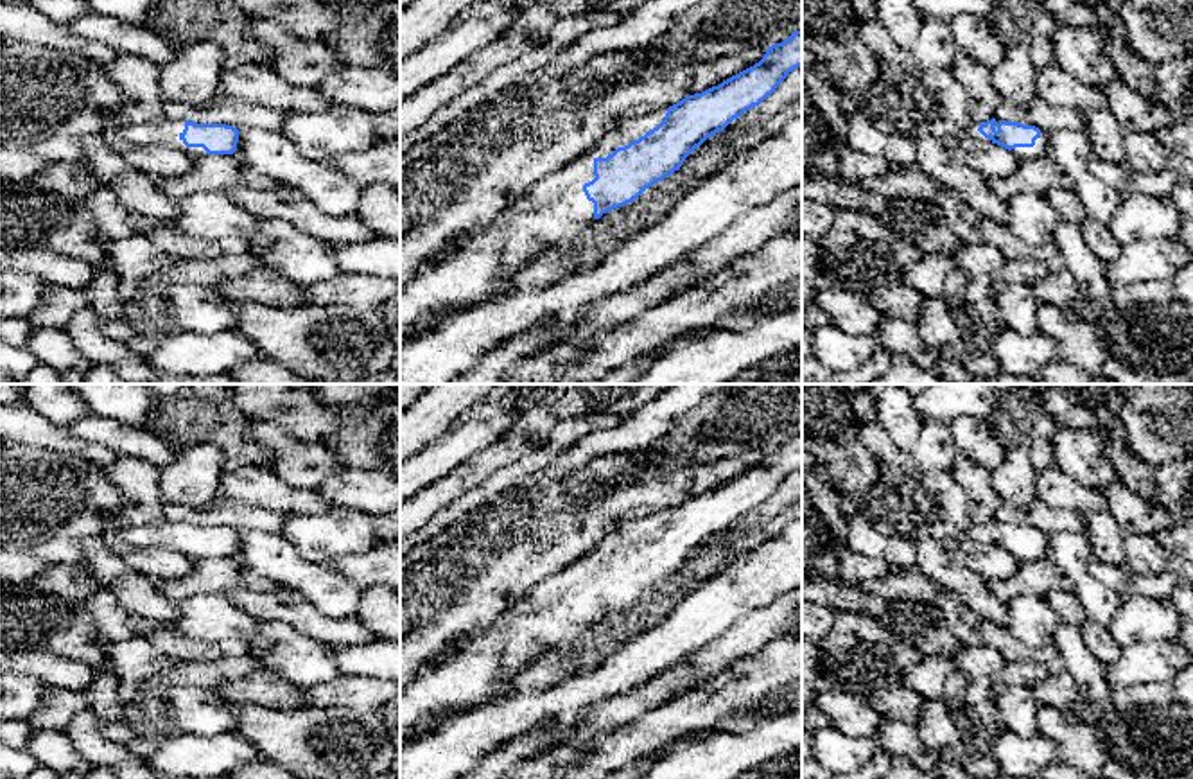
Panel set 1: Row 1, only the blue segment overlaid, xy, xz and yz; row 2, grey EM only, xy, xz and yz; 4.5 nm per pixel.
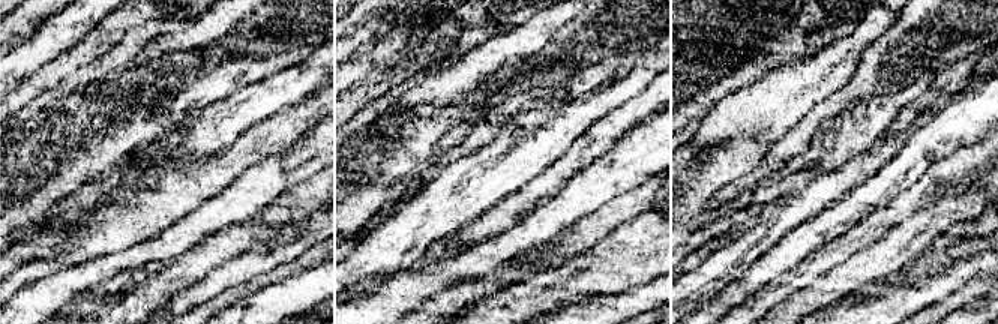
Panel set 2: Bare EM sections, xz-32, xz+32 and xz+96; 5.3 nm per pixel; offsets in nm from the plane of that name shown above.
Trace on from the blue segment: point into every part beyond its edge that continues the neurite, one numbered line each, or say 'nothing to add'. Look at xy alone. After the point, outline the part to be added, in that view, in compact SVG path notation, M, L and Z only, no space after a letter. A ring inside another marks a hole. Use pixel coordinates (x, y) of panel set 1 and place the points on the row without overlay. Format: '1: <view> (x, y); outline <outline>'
1: xy (164, 535); outline M156 521L151 524L127 526L118 530L131 547L154 547L160 551L181 553L196 562L205 560L203 549L187 549L179 537L185 531L185 522Z

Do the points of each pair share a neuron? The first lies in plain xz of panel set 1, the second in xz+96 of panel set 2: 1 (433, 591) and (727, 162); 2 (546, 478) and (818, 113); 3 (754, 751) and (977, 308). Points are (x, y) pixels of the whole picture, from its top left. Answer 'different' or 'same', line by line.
1: same
2: different
3: same

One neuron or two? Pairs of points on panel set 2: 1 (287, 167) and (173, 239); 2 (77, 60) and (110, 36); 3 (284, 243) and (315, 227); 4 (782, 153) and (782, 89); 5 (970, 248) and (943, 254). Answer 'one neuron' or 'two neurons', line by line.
1: one neuron
2: one neuron
3: one neuron
4: two neurons
5: one neuron

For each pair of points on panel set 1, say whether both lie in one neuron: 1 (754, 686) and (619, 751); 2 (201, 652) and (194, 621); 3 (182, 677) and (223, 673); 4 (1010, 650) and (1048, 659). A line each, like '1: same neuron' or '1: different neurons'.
1: same neuron
2: different neurons
3: same neuron
4: same neuron

